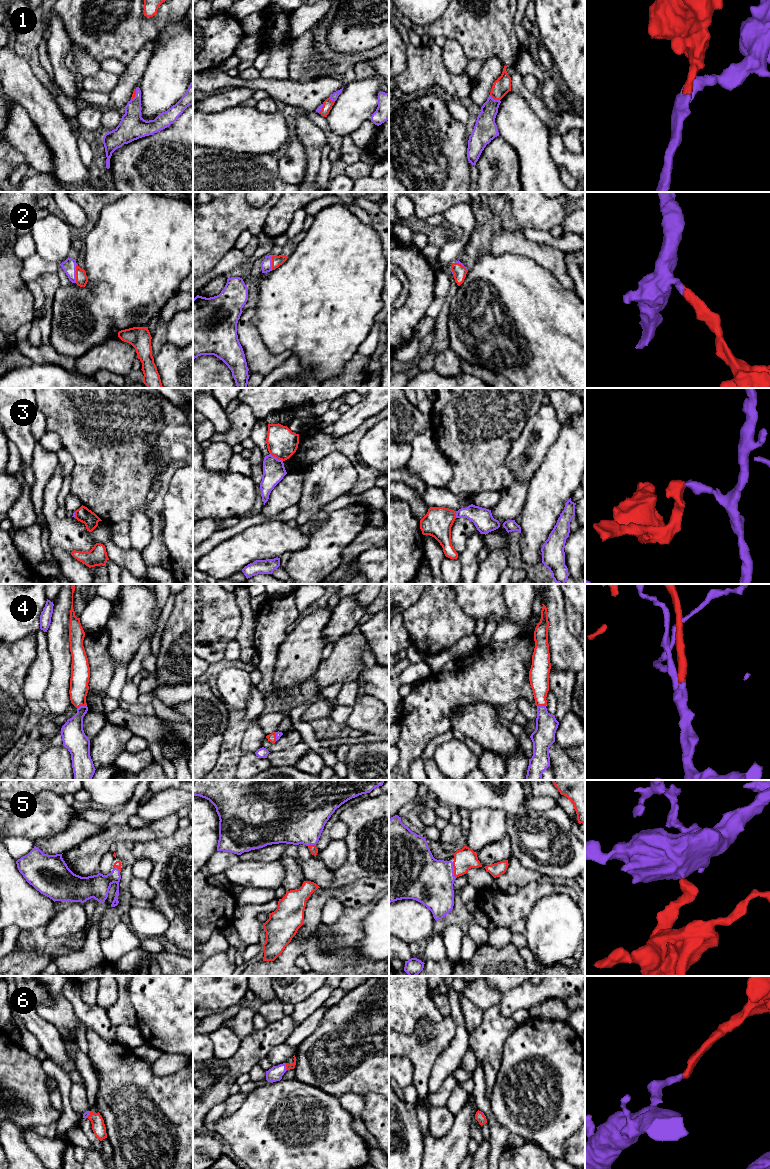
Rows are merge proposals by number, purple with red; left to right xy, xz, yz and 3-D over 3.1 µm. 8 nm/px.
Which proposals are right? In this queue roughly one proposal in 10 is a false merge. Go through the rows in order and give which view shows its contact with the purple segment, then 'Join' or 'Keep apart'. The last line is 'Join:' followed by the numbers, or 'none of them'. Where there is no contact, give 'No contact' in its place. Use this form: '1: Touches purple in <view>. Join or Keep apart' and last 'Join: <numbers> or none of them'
1: Touches purple in yz. Join
2: Touches purple in xy. Join
3: Touches purple in xz. Keep apart
4: Touches purple in xy. Join
5: Touches purple in yz. Join
6: Touches purple in xz. Join
Join: 1, 2, 4, 5, 6

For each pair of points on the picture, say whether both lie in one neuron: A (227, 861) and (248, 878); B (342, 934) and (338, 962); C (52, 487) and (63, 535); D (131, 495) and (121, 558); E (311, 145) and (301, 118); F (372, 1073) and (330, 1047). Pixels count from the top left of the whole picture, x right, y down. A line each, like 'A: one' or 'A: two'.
A: two
B: two
C: one
D: two
E: one
F: one

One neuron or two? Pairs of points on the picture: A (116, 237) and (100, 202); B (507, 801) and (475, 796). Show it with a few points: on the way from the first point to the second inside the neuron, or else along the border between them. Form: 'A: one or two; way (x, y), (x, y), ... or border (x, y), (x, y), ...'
A: two; border (114, 202), (102, 209), (98, 220), (94, 224)
B: one; way (499, 799), (483, 796)

